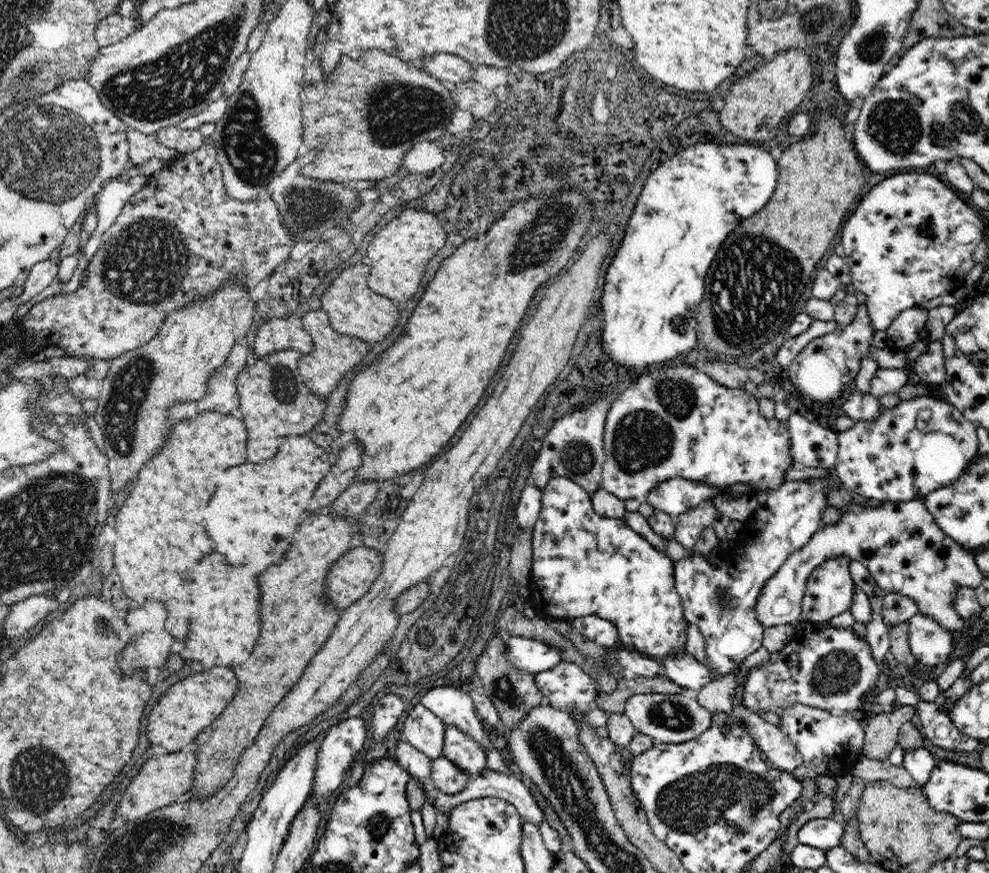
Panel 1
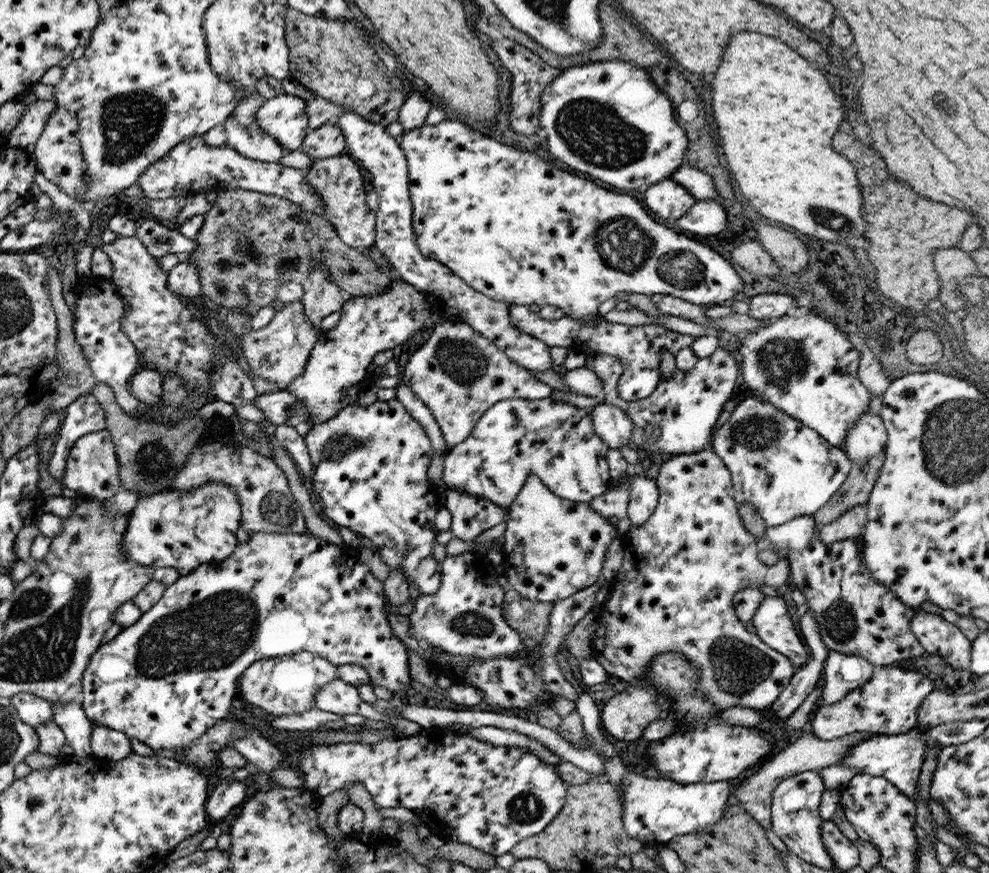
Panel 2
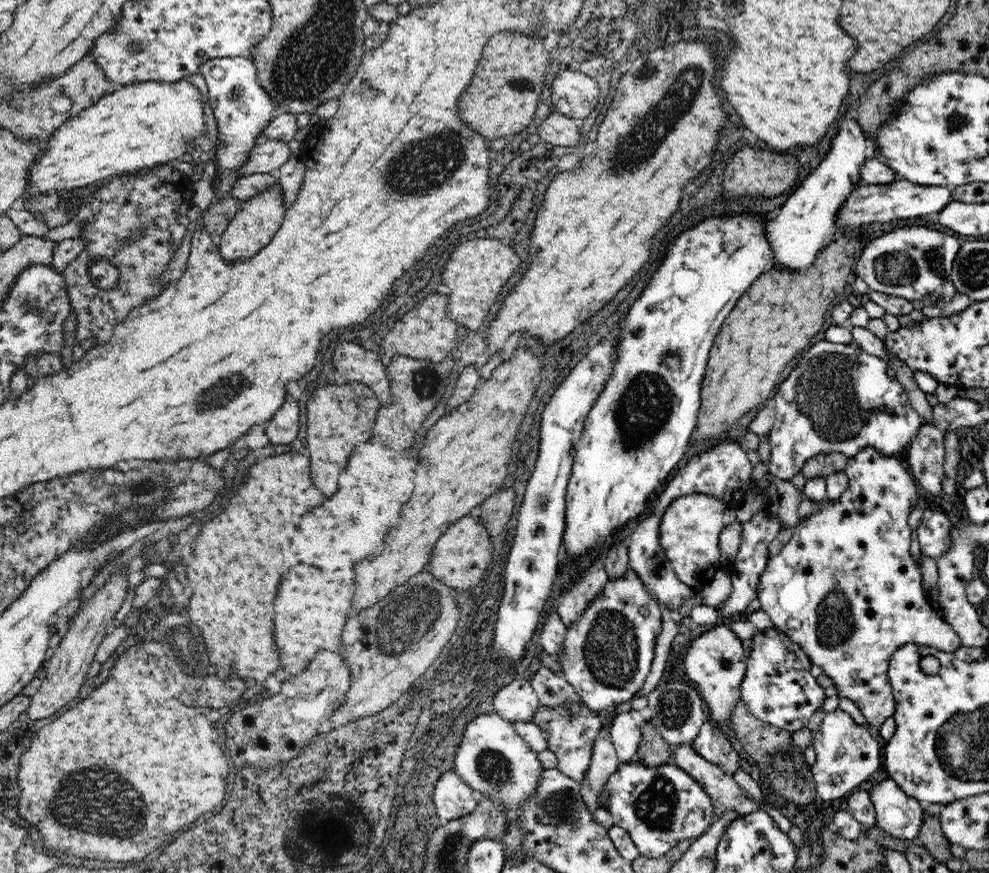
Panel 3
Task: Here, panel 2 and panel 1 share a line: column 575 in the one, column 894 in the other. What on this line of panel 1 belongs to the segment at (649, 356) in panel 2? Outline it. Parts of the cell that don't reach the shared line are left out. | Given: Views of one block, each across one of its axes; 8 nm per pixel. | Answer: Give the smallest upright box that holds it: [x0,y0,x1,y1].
[885,307,928,350]

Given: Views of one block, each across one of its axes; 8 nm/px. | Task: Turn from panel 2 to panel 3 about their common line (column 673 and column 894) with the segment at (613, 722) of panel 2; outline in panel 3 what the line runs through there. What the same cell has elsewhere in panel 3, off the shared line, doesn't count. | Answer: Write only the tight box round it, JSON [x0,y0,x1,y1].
[757,447,963,731]

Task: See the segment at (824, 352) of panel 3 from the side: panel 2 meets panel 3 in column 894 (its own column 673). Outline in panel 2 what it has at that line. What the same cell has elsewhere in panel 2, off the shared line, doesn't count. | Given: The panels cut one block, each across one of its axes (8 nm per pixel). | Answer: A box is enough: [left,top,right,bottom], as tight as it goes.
[585,349,741,455]

